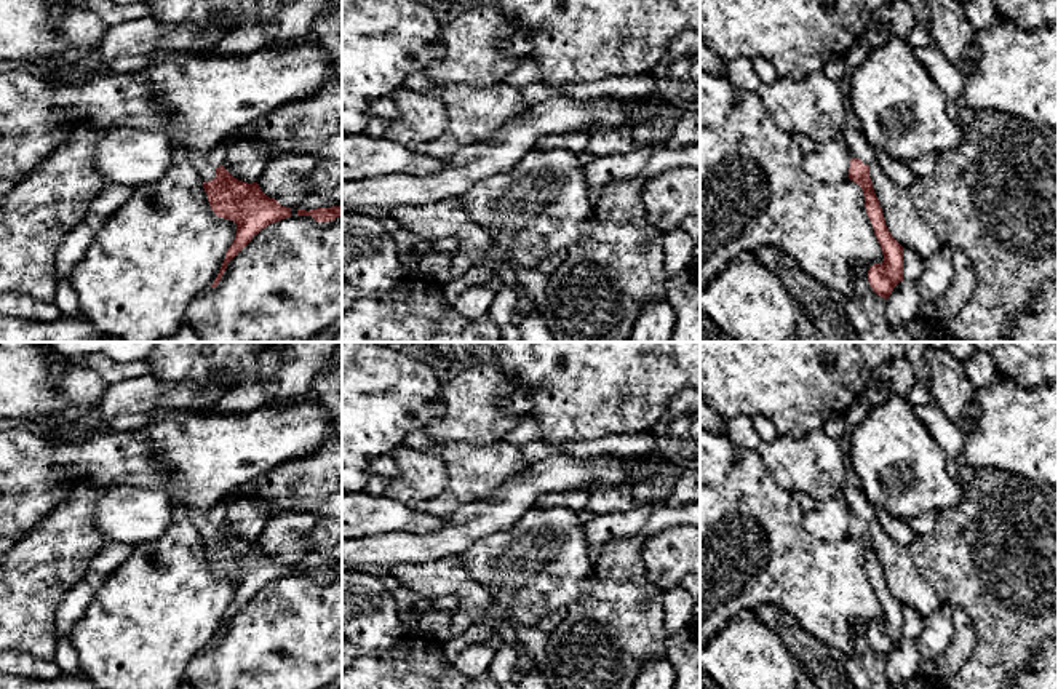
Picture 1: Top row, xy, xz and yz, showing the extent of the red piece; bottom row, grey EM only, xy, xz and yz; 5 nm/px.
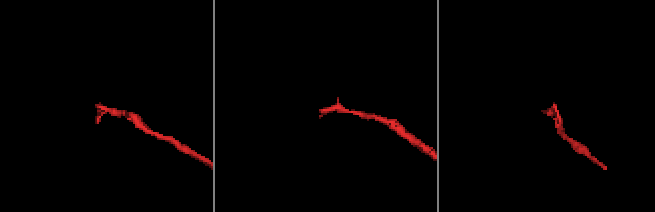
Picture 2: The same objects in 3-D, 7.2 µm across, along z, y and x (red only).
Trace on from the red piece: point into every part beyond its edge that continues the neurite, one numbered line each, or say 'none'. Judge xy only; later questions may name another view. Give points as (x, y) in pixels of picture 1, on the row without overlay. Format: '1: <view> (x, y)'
1: xy (205, 520)

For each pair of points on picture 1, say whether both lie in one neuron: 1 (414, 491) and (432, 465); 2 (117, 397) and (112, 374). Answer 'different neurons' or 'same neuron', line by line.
1: same neuron
2: different neurons

